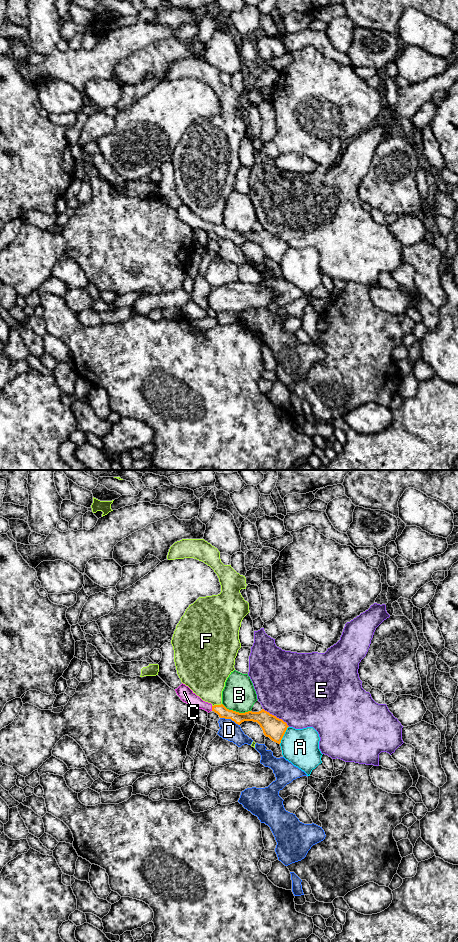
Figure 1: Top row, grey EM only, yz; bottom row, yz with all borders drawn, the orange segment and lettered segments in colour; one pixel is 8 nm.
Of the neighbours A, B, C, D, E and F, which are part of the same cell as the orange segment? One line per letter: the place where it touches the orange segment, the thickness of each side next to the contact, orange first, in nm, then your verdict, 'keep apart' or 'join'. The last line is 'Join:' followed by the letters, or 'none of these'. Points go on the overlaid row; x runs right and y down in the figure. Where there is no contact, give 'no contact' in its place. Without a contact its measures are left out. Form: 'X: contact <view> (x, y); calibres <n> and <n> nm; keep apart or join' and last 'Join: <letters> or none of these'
A: contact yz (283, 735); calibres 170 and 280 nm; keep apart
B: contact yz (235, 711); calibres 120 and 260 nm; keep apart
C: contact yz (212, 708); calibres 90 and 110 nm; join
D: contact yz (230, 718); calibres 110 and 160 nm; keep apart
E: contact yz (275, 716); calibres 170 and 500 nm; keep apart
F: contact yz (216, 705); calibres 90 and 320 nm; keep apart
Join: C

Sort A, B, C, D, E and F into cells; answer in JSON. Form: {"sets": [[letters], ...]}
{"sets": [["A"], ["B"], ["C"], ["D"], ["E"], ["F"]]}

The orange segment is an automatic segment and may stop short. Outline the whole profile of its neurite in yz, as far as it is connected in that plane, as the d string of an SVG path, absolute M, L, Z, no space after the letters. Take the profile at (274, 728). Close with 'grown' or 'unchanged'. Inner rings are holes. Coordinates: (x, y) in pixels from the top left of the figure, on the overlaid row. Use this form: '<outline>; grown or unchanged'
M183 683L175 689L175 691L180 699L187 703L192 709L203 709L208 713L214 711L220 718L231 719L238 725L244 721L257 722L262 728L264 735L278 744L281 743L281 740L289 727L282 719L277 718L264 709L259 712L248 711L239 713L227 709L223 704L213 706L211 703L203 701Z; grown

